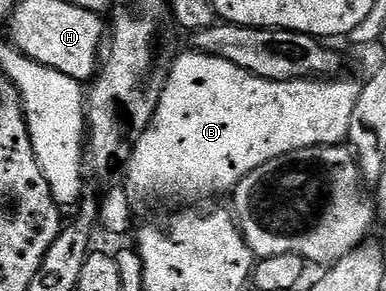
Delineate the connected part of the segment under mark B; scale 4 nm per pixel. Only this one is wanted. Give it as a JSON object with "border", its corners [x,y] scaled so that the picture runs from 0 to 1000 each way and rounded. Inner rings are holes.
{"border":[[[487,172],[484,182],[456,189],[453,216],[443,223],[443,251],[433,271],[427,309],[417,323],[417,351],[402,381],[402,402],[391,433],[365,460],[365,474],[339,512],[339,536],[329,546],[324,595],[329,591],[329,632],[342,677],[381,687],[389,674],[466,674],[474,694],[516,694],[523,674],[547,674],[554,660],[585,663],[606,649],[635,598],[666,584],[666,570],[687,570],[687,557],[707,557],[751,522],[767,522],[782,509],[821,509],[842,495],[886,498],[899,481],[904,419],[915,405],[915,364],[925,364],[933,292],[891,268],[808,268],[803,275],[689,275],[674,261],[645,254],[645,241],[624,241],[604,213],[593,213],[570,192],[547,192],[539,179]]]}

